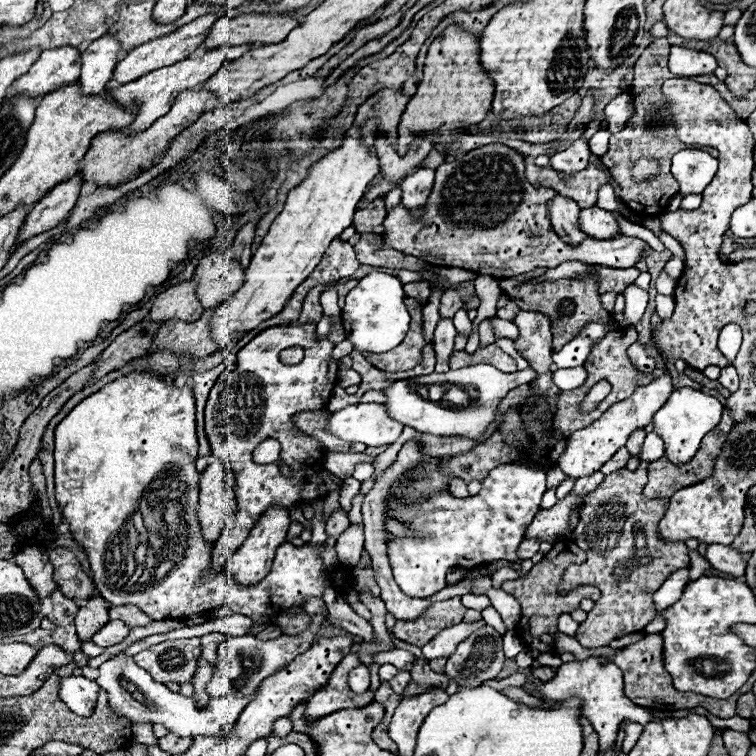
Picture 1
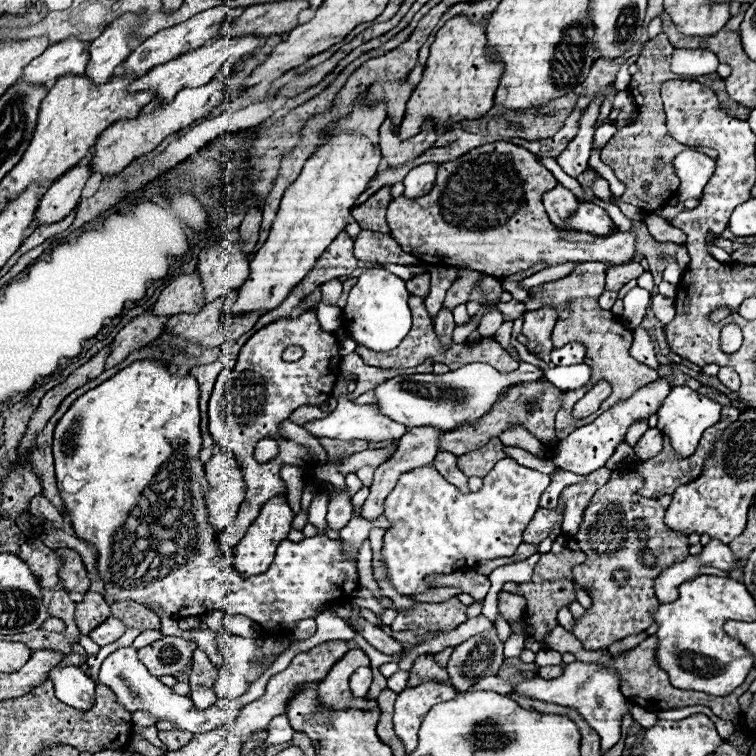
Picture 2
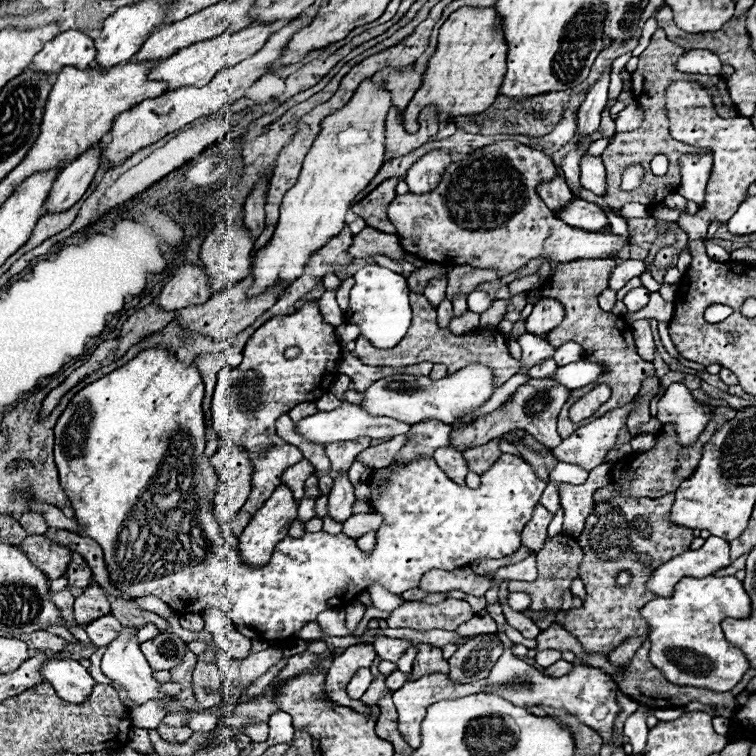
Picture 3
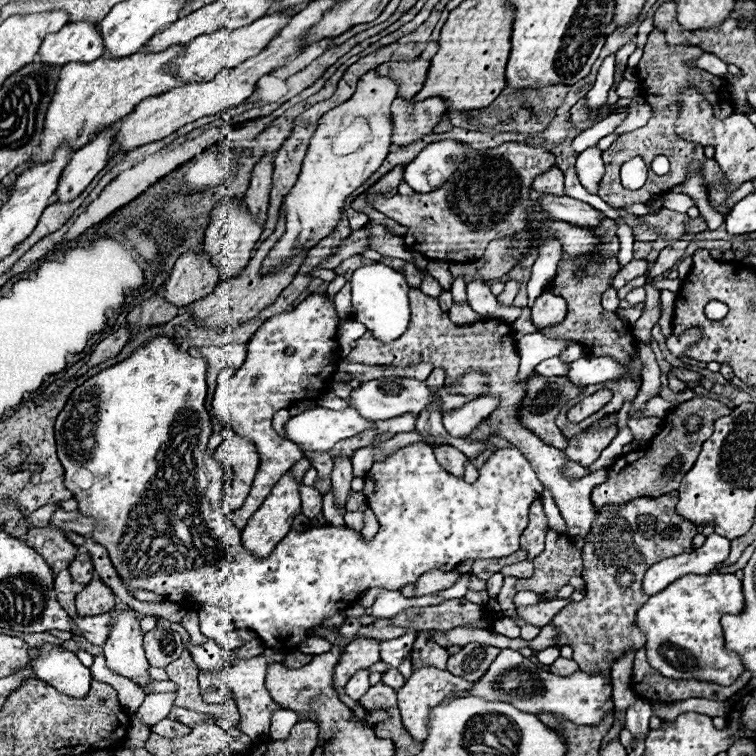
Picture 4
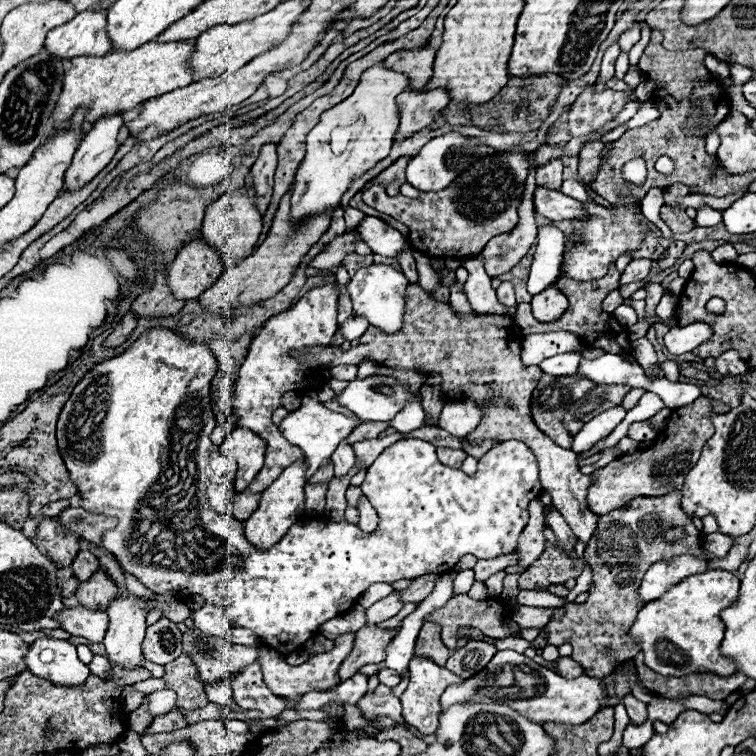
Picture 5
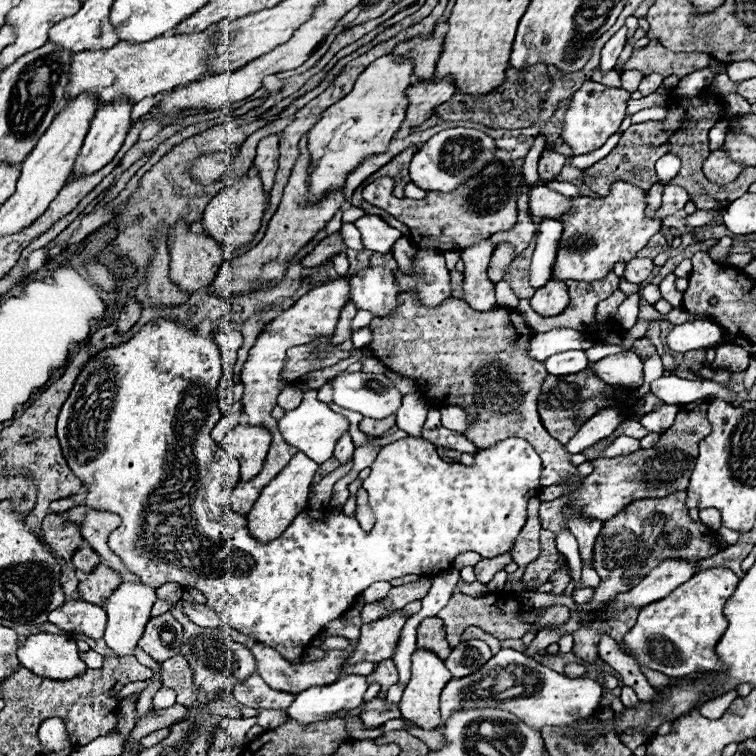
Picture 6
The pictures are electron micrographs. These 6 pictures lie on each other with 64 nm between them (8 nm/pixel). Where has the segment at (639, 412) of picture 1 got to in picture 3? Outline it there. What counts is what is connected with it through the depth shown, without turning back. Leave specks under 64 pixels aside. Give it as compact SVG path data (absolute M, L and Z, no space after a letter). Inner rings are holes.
M628 402L606 412L602 418L578 428L578 432L564 438L562 444L552 450L554 456L558 458L558 462L568 462L588 472L598 464L604 464L606 454L614 446L620 430L626 426L632 410L634 402Z

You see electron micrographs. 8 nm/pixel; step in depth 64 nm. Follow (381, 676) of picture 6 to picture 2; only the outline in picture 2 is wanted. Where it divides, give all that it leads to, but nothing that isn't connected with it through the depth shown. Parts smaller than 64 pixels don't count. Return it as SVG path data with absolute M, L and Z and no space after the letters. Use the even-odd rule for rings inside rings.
M398 670L392 678L388 678L388 688L394 692L402 692L406 688L406 682L408 682L408 672Z

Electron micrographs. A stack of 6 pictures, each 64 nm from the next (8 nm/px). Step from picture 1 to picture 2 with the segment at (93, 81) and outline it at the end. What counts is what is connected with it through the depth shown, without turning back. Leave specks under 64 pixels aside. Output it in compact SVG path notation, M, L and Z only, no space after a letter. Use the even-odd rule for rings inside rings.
M124 14L118 20L114 20L92 44L90 44L90 58L86 64L84 76L92 84L106 84L110 76L114 76L114 70L126 56L132 52L132 46L128 46L130 34L138 26L136 14Z

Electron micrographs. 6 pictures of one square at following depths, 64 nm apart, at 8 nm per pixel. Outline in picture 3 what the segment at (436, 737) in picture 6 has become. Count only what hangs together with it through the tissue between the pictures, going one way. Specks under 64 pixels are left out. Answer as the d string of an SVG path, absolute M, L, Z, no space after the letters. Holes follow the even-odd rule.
M376 676L376 680L372 682L372 686L366 690L366 694L360 698L364 704L378 704L378 700L384 696L388 692L388 688L384 686L384 678L380 676L380 680L378 680L378 676Z

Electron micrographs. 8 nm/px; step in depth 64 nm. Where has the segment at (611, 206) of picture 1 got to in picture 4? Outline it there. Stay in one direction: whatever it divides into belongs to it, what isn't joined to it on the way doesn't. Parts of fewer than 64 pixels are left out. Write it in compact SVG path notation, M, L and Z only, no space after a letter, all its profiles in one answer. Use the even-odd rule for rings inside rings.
M588 148L582 154L578 154L576 160L576 170L582 186L590 192L598 192L598 184L604 176L604 162L602 162L602 152L598 148Z

